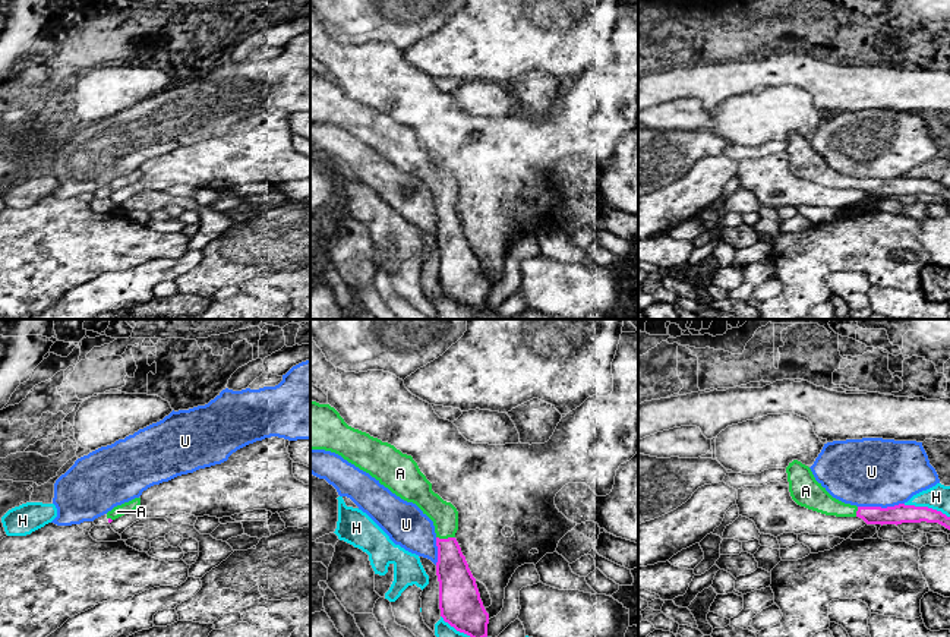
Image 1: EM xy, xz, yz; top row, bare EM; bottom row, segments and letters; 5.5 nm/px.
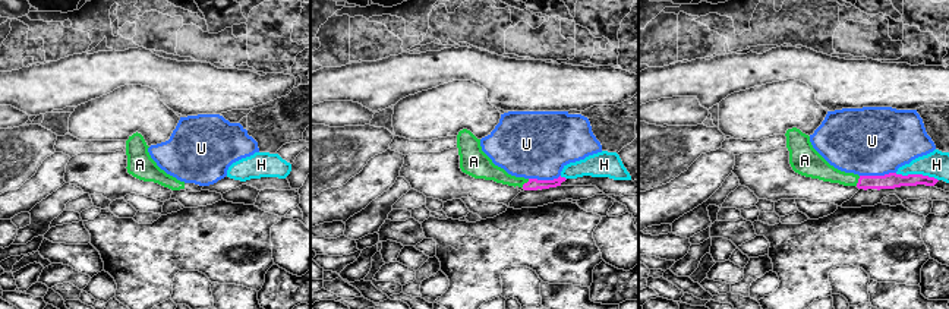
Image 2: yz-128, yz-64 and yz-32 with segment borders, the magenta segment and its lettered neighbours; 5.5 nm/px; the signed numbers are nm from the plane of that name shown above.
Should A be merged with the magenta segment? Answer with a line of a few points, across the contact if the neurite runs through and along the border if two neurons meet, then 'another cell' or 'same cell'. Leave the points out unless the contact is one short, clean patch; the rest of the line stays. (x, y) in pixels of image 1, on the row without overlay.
xz (457, 255), (445, 211), (444, 186) | same cell

